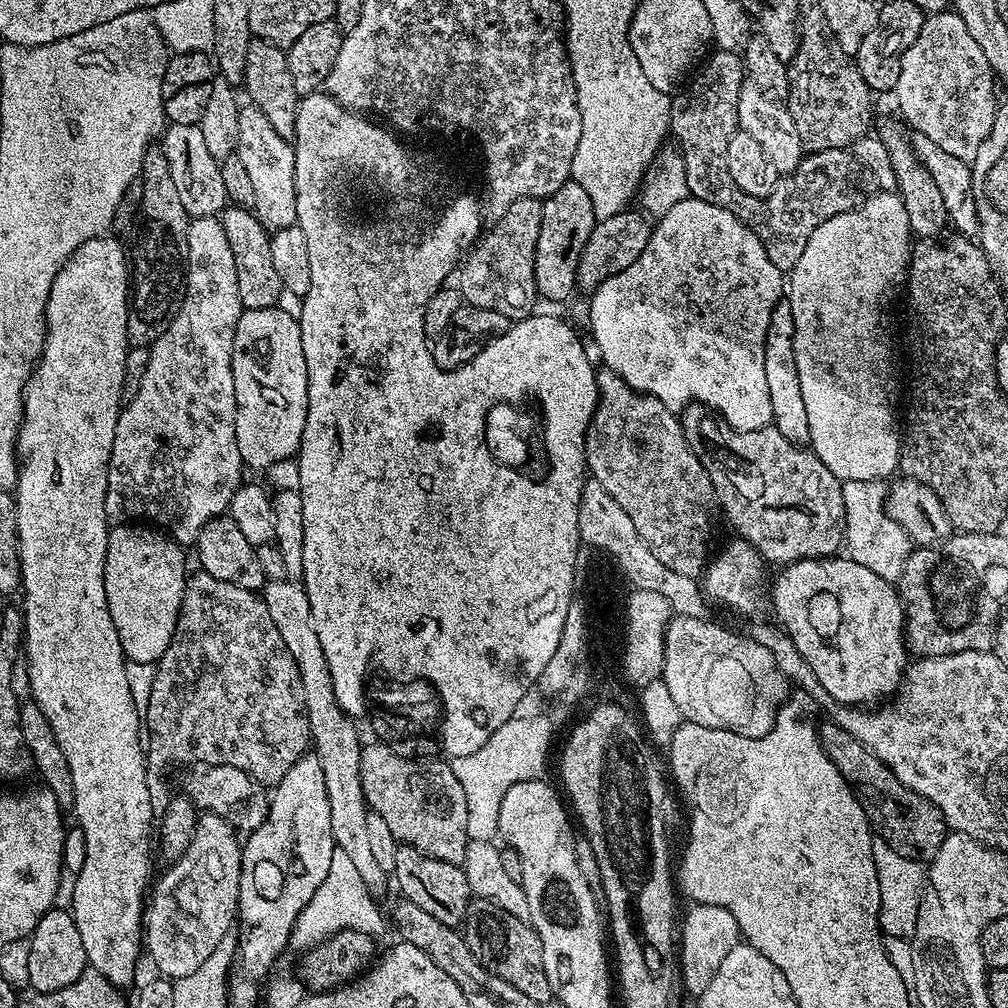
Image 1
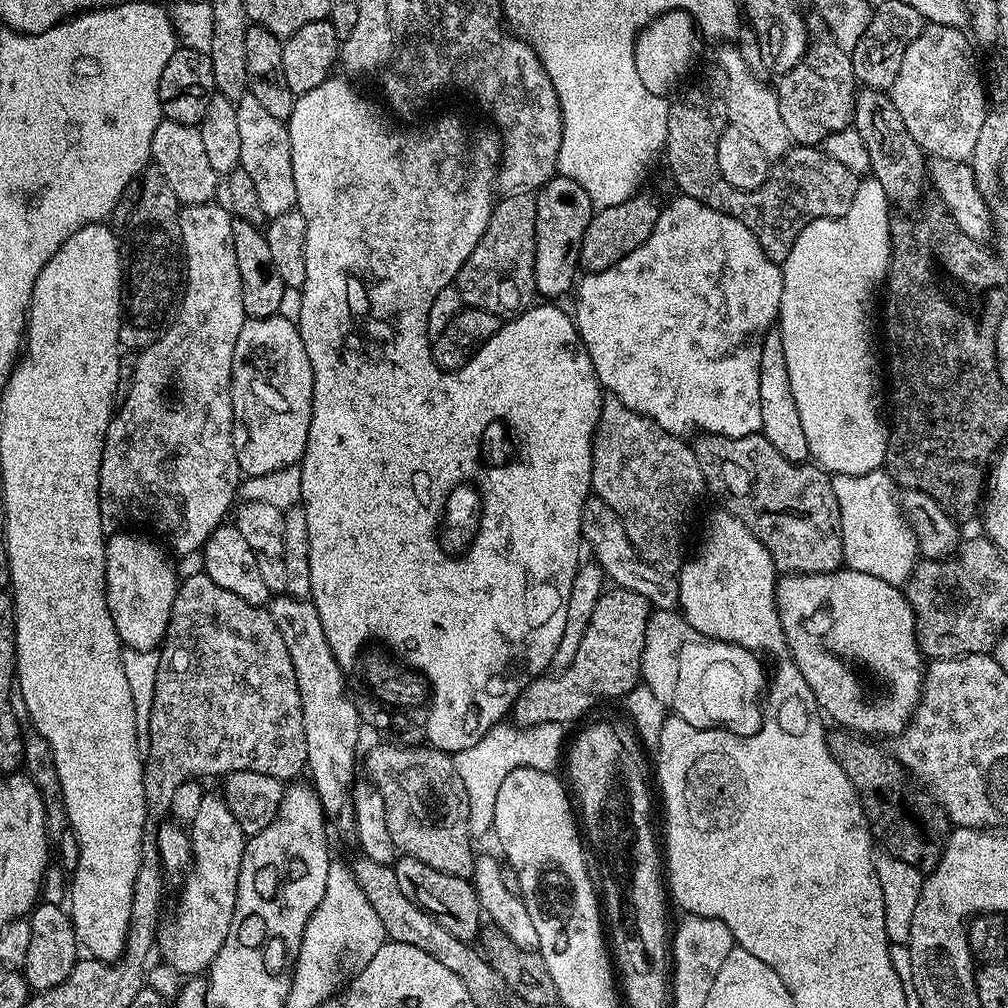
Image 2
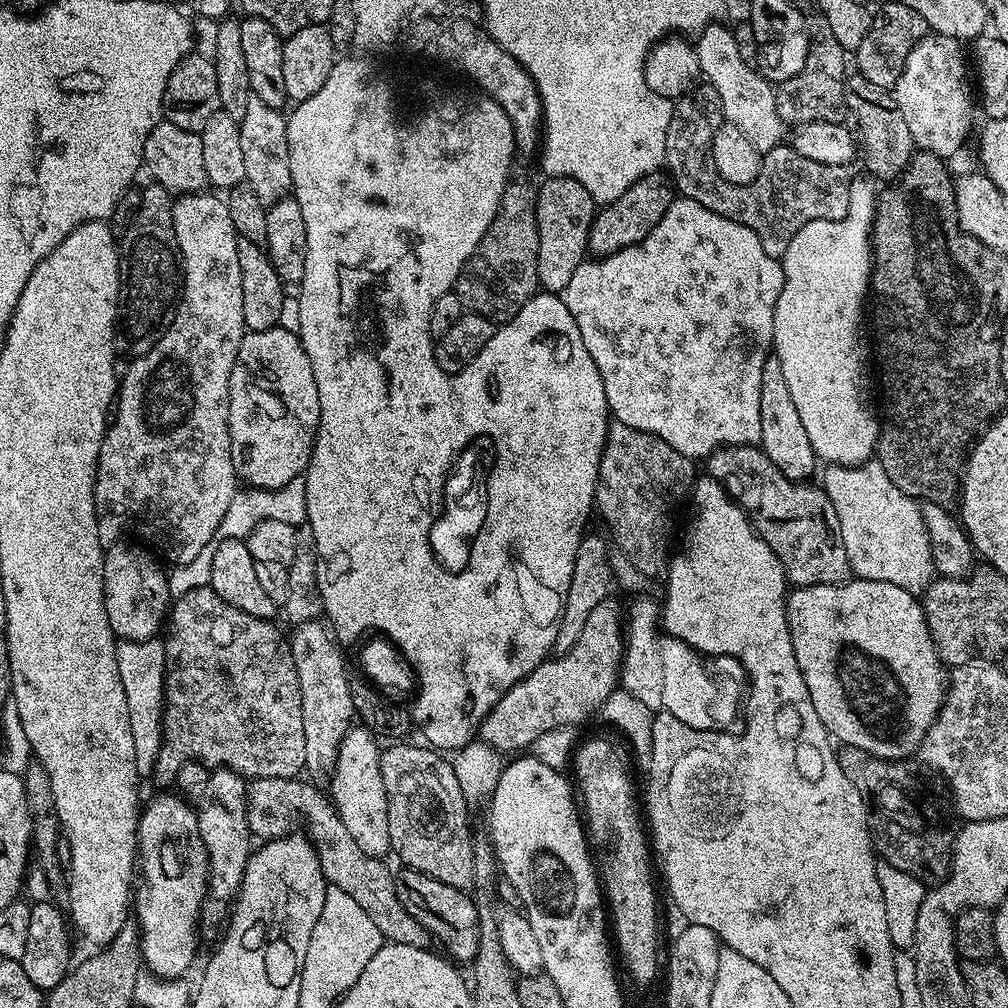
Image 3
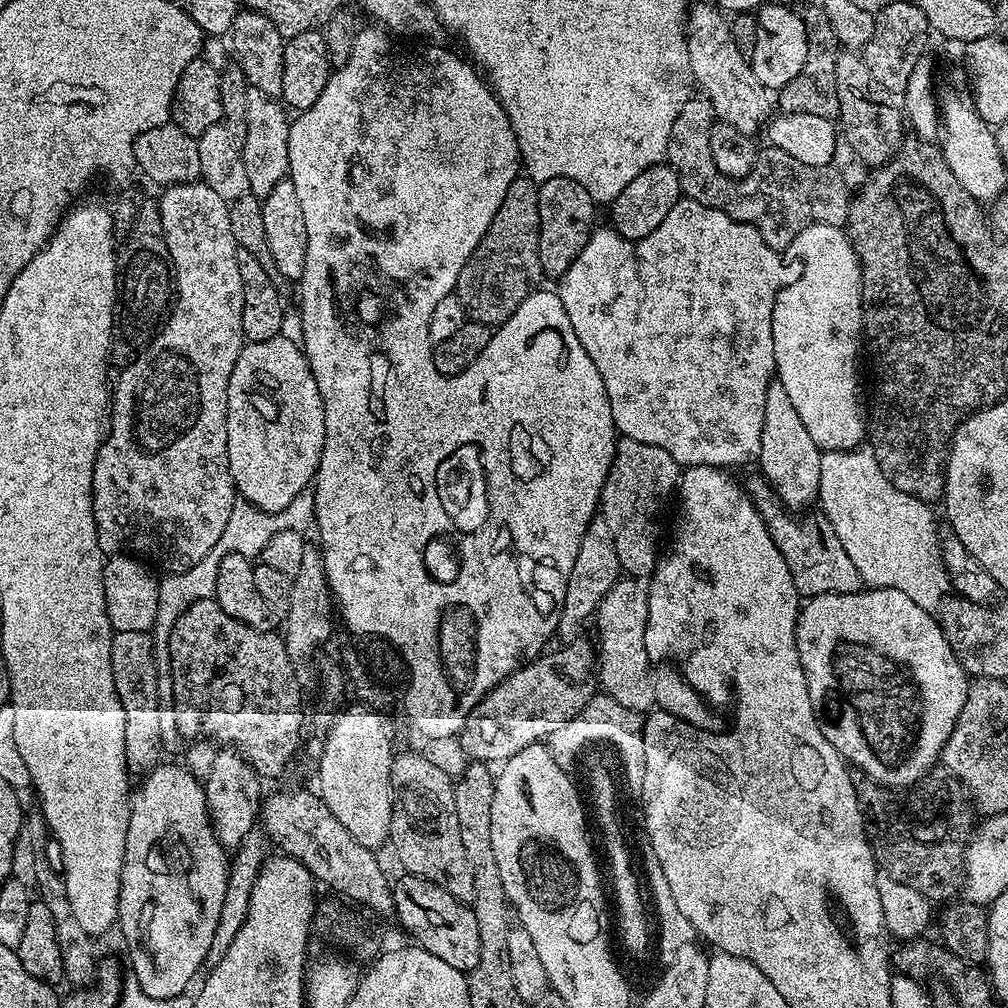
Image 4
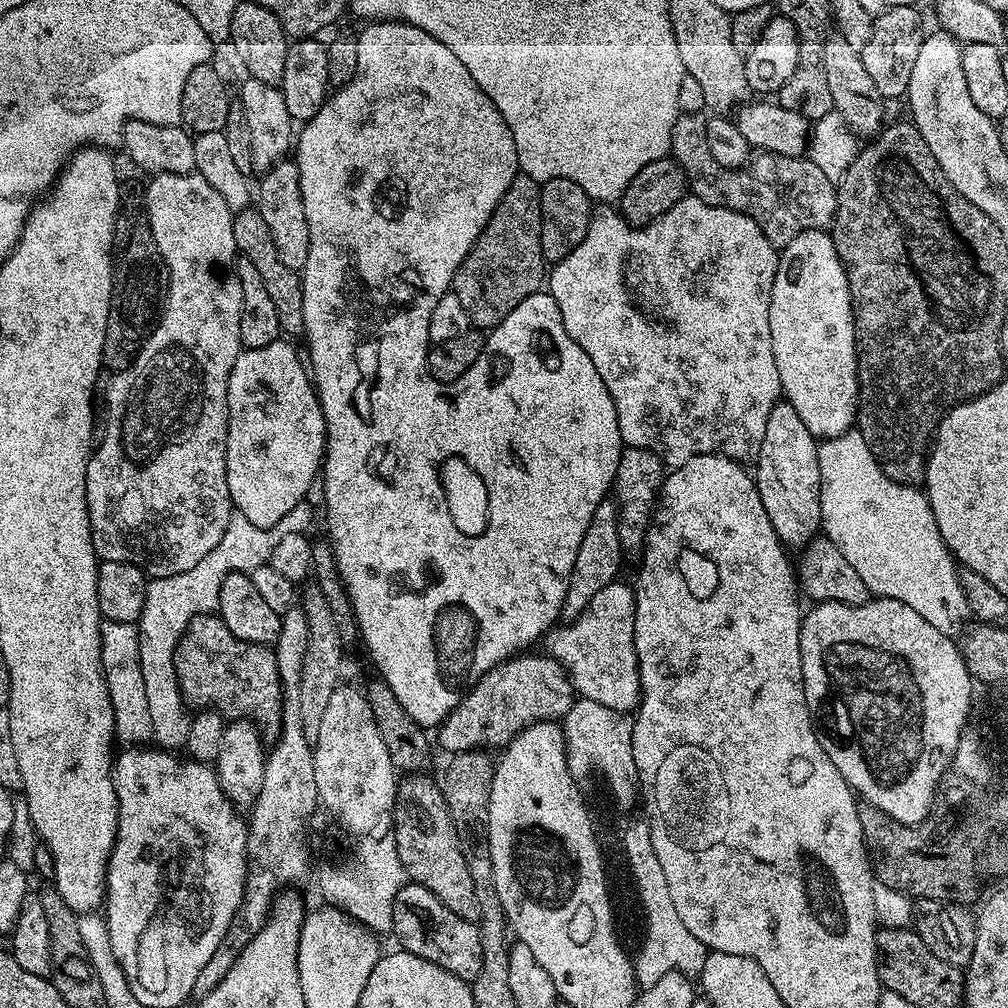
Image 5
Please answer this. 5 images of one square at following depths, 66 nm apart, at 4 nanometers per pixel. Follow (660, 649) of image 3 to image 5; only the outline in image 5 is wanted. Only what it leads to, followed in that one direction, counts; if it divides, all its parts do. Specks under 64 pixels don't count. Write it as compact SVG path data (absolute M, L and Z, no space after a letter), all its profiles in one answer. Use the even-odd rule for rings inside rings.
M614 582L610 586L602 586L602 590L598 590L598 594L594 594L594 598L590 598L590 606L586 606L586 610L582 610L582 614L578 614L576 620L564 626L568 628L553 627L545 635L544 643L546 642L547 655L563 664L577 697L590 702L602 702L602 706L610 706L610 710L628 714L639 705L642 695L640 664L636 660L636 651L632 641L636 594L629 585L627 588L626 585L620 583Z

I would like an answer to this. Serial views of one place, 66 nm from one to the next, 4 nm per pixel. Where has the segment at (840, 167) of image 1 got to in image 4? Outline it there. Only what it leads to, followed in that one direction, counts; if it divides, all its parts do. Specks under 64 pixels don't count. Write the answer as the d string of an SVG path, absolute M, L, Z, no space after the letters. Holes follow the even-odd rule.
M696 94L693 100L688 100L685 104L683 101L676 109L676 117L670 126L670 142L666 160L680 177L680 190L685 197L701 203L702 206L724 211L730 218L740 223L756 227L765 242L779 254L787 250L792 239L806 226L829 224L839 228L847 225L850 188L848 192L847 182L835 172L835 167L825 166L818 170L818 202L792 202L792 196L788 190L788 186L790 186L788 170L792 170L790 154L785 154L783 150L771 146L761 147L758 154L766 154L766 156L760 156L766 162L780 162L782 166L786 166L784 168L786 172L780 172L782 178L778 178L776 174L772 174L774 178L766 178L768 174L764 174L764 168L758 166L758 170L754 170L754 174L744 176L746 178L744 188L740 186L734 190L730 184L730 177L720 173L718 166L714 166L714 158L710 154L710 130L713 123L712 104L703 95ZM768 180L774 180L774 182L768 182ZM762 182L766 182L766 184L762 184ZM758 186L764 186L766 192L752 194L754 188L758 192ZM748 192L754 198L744 198ZM764 196L766 196L766 200L774 200L774 202L762 202ZM762 204L766 209L764 212L762 212ZM790 204L794 204L792 214L786 210L786 206L790 208Z

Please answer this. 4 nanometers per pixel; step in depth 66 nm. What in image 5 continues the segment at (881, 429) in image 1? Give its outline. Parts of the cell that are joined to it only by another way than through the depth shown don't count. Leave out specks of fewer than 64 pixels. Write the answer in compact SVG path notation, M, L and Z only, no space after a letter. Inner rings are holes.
M827 231L800 232L792 237L790 243L783 245L782 251L779 253L776 281L773 282L773 292L770 294L769 322L774 362L778 366L778 378L780 379L780 391L783 399L790 406L794 406L794 410L798 410L798 418L802 418L802 422L806 422L806 430L810 430L812 436L827 438L829 436L840 436L849 431L856 422L856 406L860 391L860 384L856 381L856 335L854 334L852 295L848 285L848 272L844 268L843 262L840 261L840 256L836 253L831 235Z

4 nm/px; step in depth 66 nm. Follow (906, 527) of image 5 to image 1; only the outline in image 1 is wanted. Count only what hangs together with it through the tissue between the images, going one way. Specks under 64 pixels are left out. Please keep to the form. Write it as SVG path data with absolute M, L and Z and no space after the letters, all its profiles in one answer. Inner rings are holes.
M845 480L843 481L842 502L844 503L844 524L850 524L850 530L844 530L844 544L847 555L858 566L874 570L878 578L889 582L899 581L902 566L914 545L907 534L886 514L884 498L886 488L878 480Z

